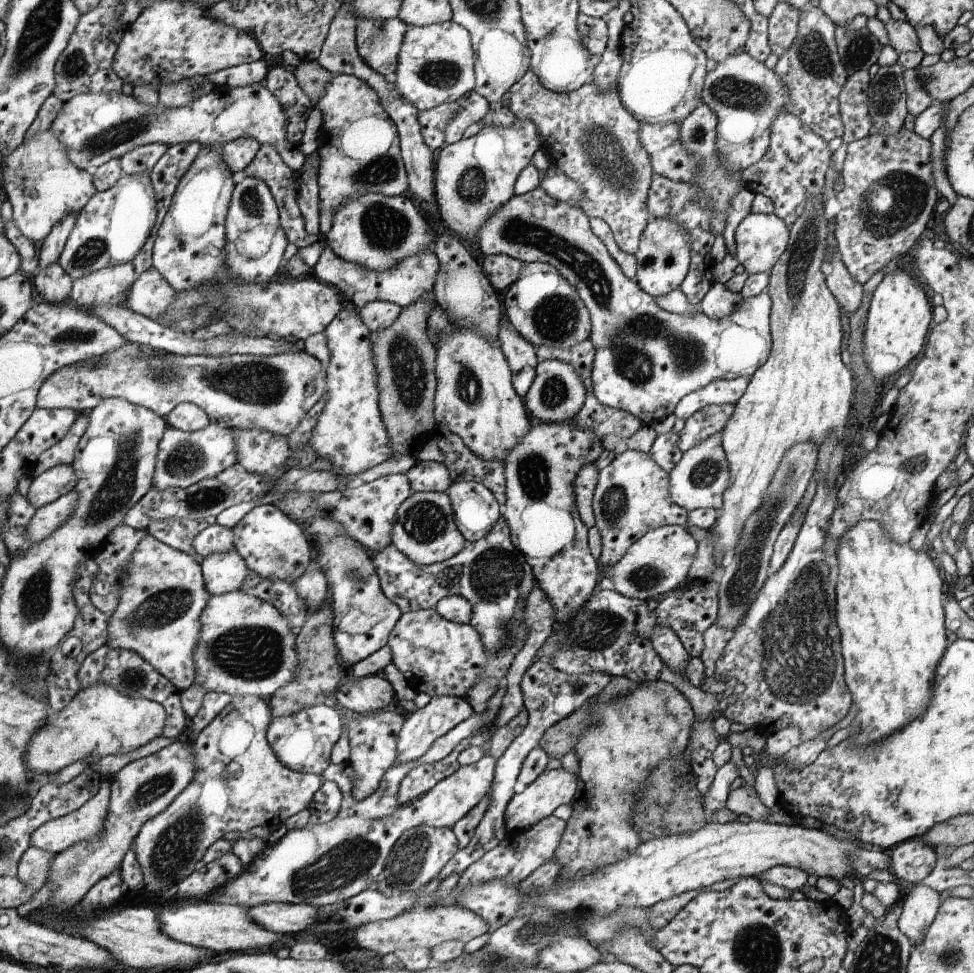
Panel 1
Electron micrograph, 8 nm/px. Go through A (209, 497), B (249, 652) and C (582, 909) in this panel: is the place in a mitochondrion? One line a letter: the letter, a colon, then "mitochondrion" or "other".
A: mitochondrion
B: mitochondrion
C: mitochondrion

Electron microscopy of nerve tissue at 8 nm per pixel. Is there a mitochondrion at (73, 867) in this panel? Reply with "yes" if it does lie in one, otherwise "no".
yes

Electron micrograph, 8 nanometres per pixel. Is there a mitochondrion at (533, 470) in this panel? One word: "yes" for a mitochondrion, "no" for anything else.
yes

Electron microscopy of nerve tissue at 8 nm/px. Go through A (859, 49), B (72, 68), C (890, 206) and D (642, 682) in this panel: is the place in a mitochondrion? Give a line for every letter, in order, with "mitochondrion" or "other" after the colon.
A: mitochondrion
B: mitochondrion
C: mitochondrion
D: other

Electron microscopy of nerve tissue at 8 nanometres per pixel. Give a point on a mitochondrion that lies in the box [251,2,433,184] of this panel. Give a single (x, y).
(378, 32)

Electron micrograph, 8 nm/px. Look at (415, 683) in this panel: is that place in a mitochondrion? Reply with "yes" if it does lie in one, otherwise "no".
no

